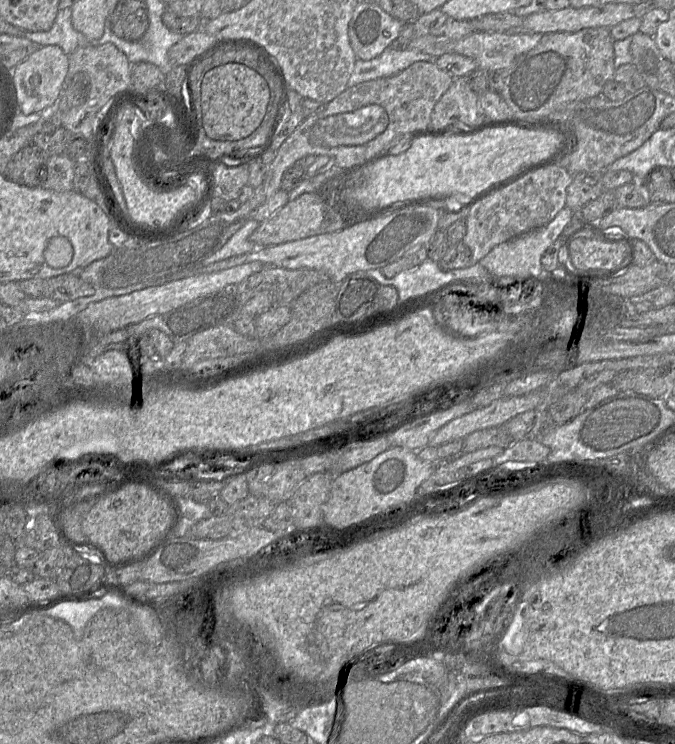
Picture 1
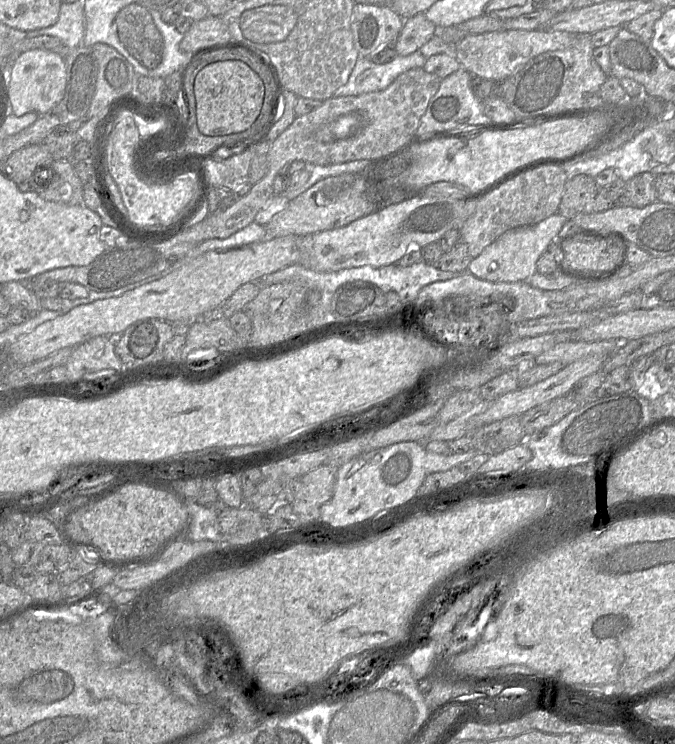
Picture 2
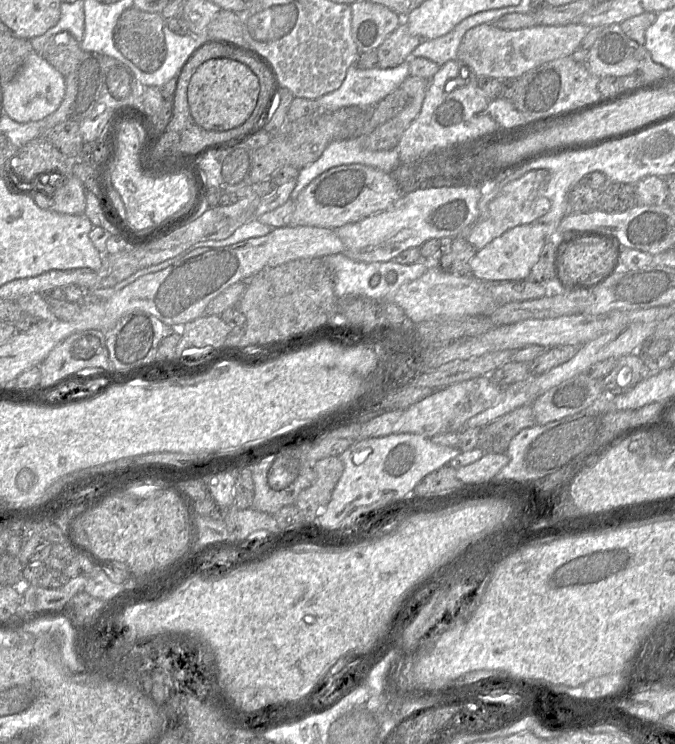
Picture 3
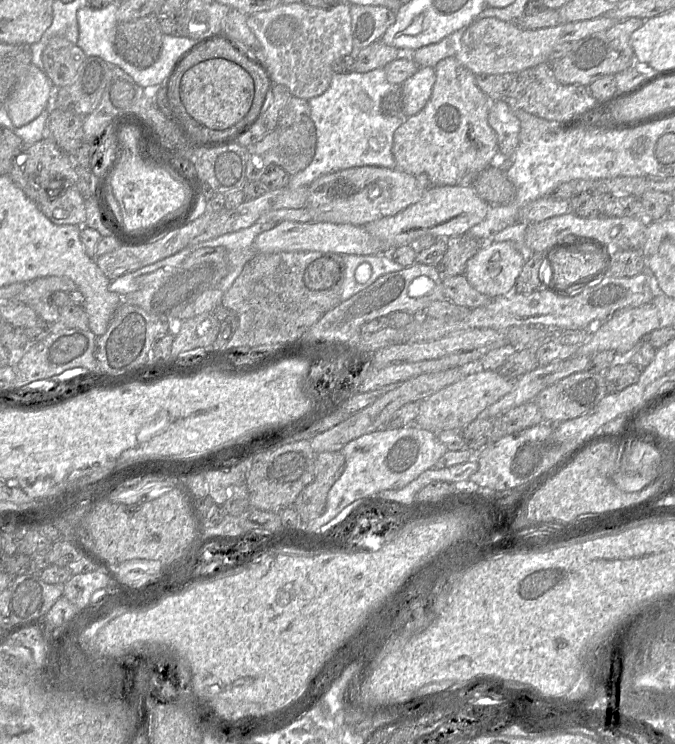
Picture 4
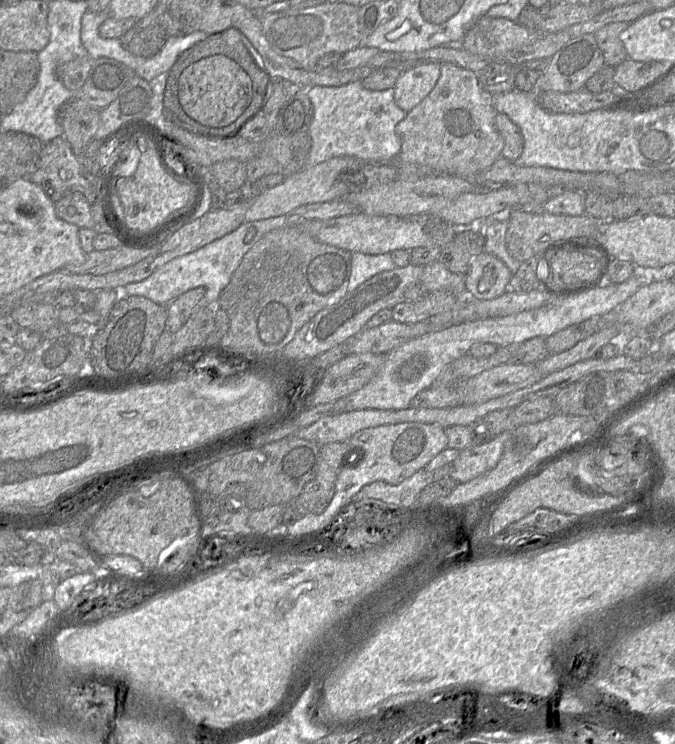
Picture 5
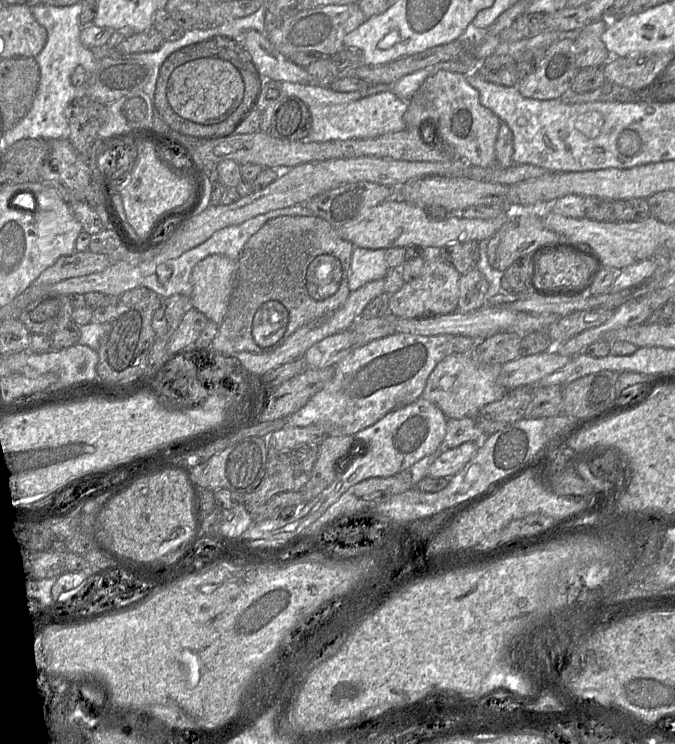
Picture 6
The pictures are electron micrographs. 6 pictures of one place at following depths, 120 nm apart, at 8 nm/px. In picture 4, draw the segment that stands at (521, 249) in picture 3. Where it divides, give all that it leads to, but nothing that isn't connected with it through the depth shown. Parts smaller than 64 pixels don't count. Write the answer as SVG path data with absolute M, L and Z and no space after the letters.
M483 241L481 249L467 263L464 275L477 291L491 298L508 295L514 291L516 279L526 262L526 253L511 242Z

